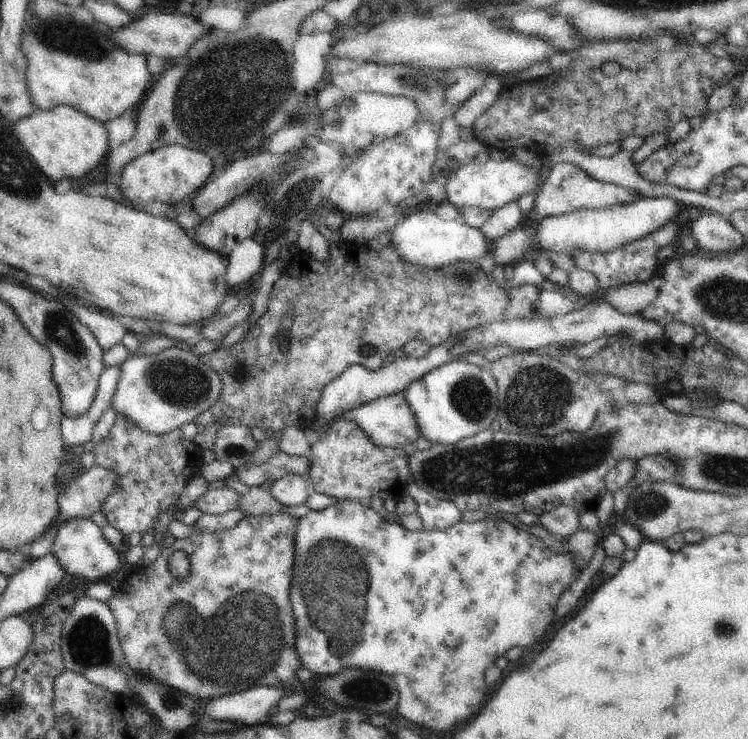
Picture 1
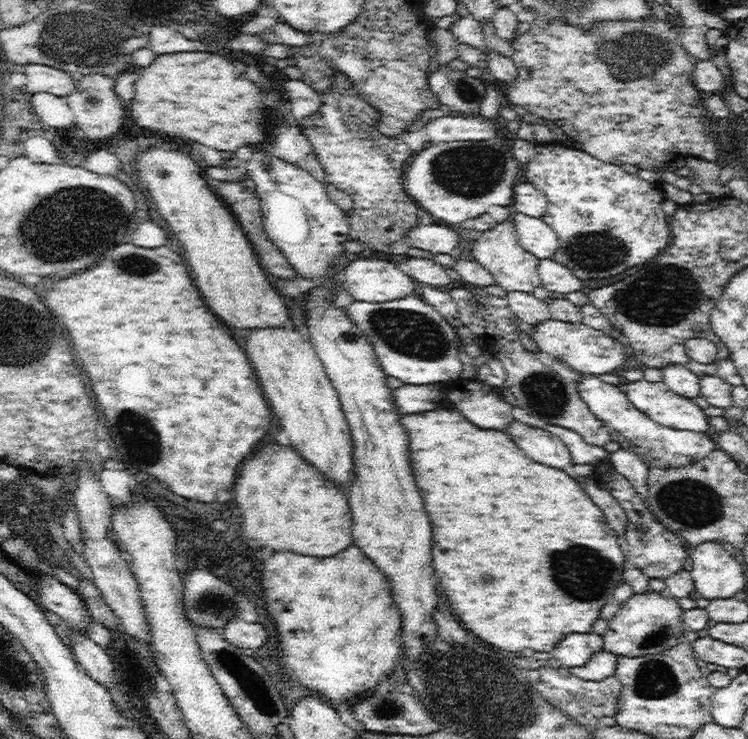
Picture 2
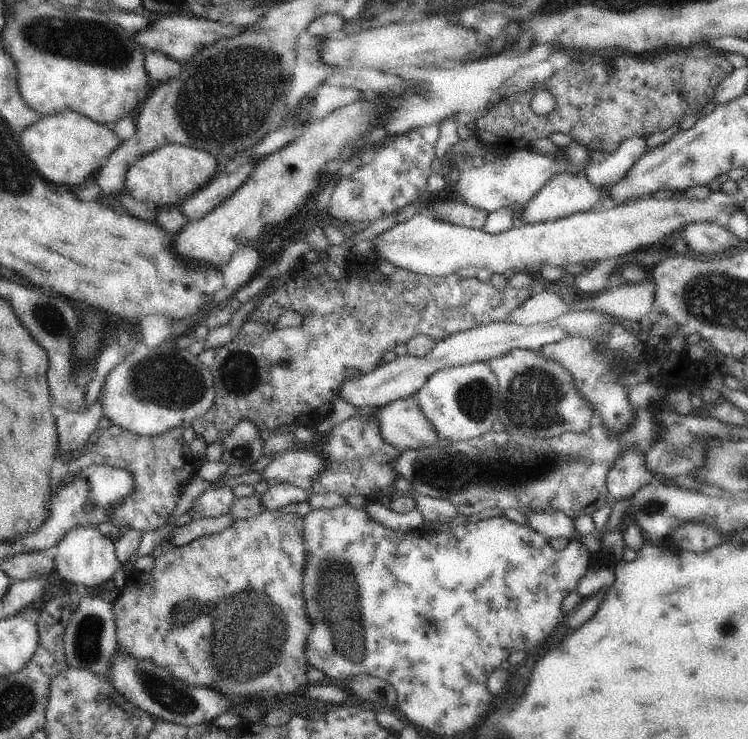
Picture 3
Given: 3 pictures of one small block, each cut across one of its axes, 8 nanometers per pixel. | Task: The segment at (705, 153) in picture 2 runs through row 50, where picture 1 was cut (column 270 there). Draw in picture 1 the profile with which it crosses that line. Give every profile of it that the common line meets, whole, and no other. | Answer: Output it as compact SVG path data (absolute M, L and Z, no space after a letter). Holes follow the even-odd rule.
M283 512L263 514L257 517L244 516L234 528L222 532L192 534L185 539L176 539L171 546L163 549L153 564L142 572L134 572L132 576L120 583L119 588L114 590L112 598L106 603L114 613L119 643L132 676L134 673L142 673L147 676L147 679L154 679L164 686L177 688L178 691L185 692L185 695L192 695L203 701L243 693L259 686L278 687L289 691L298 688L301 683L296 674L298 674L302 663L296 646L297 628L295 627L294 612L292 612L292 602L290 602L290 584L292 584L295 563L295 534L299 520L296 516ZM178 551L184 551L189 558L190 570L184 578L175 577L169 569L169 560Z

